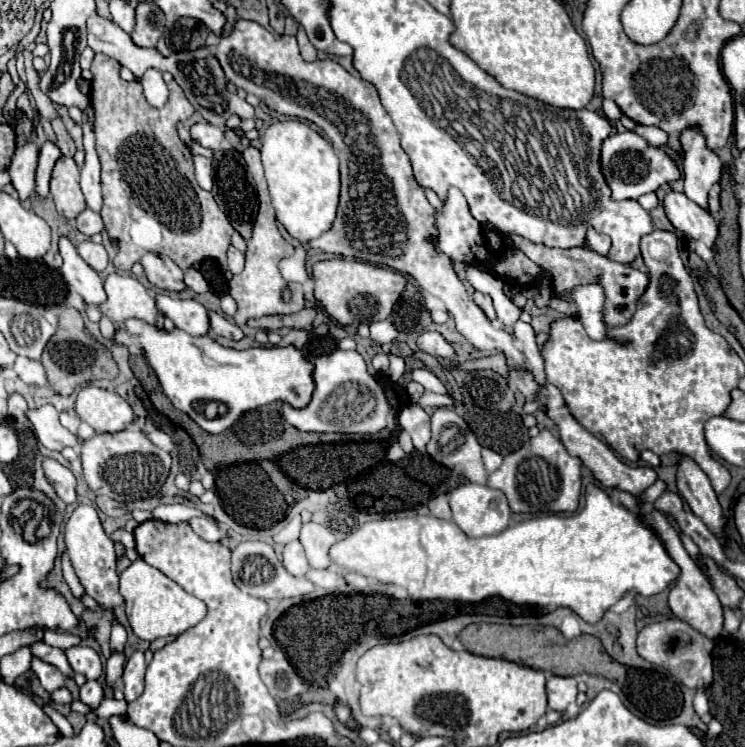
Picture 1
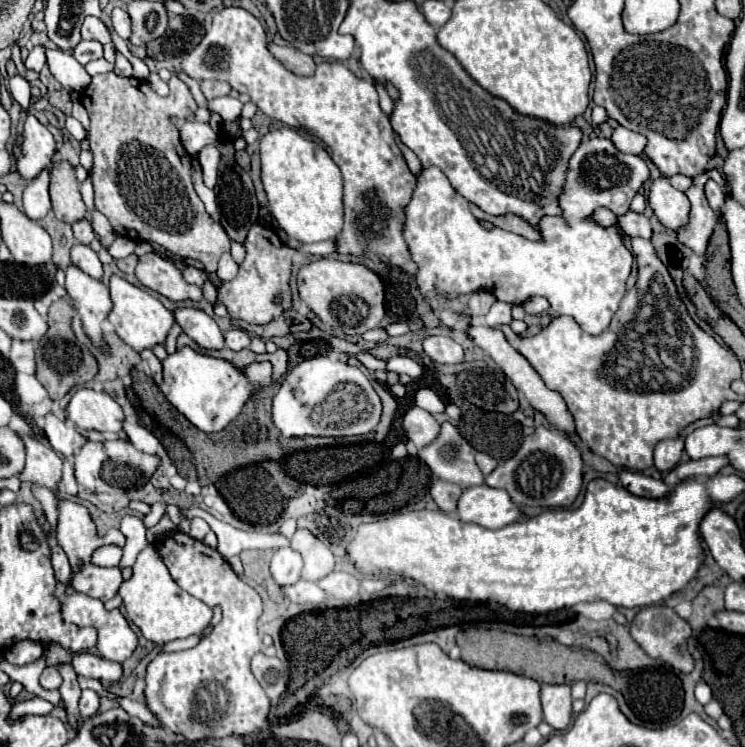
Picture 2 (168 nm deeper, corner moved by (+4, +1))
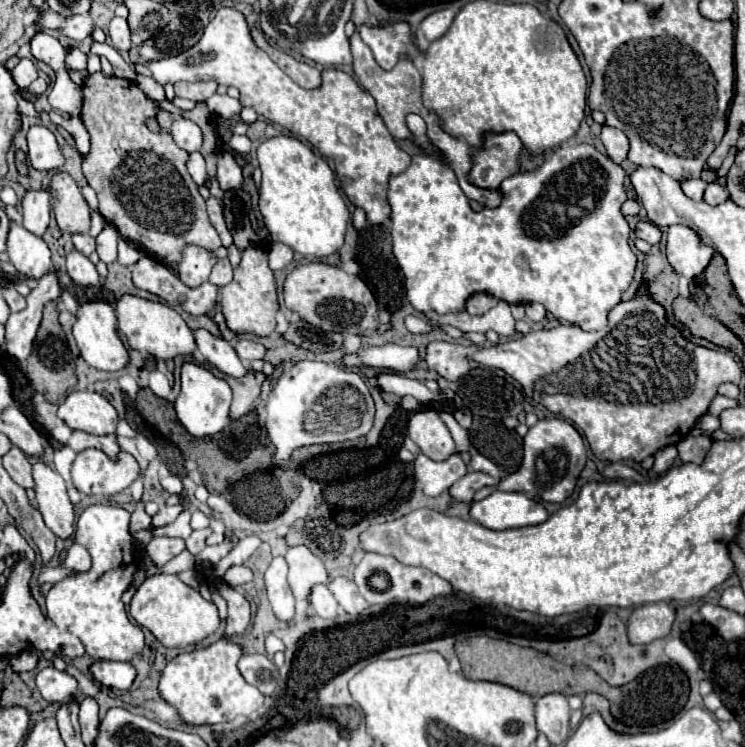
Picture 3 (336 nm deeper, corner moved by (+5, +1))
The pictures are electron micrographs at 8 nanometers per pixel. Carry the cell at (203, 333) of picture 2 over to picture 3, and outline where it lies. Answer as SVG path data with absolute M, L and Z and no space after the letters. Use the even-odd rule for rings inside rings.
M203 328L195 332L195 340L197 340L197 348L199 348L199 354L203 356L203 360L213 364L219 372L233 376L233 378L241 378L247 374L245 364L241 362L241 358L237 356L237 352L233 350L233 346L229 342L221 340L219 336L209 334Z

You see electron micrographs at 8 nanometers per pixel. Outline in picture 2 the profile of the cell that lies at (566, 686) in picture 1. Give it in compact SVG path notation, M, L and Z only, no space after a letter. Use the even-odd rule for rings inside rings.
M542 684L542 710L552 728L564 730L572 714L570 684Z

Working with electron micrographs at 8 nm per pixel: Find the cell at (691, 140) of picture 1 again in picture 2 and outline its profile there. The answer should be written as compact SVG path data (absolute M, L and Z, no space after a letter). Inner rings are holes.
M706 170L704 174L698 174L696 178L692 178L692 186L684 192L692 204L690 224L678 230L678 240L682 244L690 246L698 254L706 252L708 238L712 236L712 230L718 222L714 210L708 206L706 194L704 194L704 182L708 182L708 180L724 182L724 178L720 176L718 170Z

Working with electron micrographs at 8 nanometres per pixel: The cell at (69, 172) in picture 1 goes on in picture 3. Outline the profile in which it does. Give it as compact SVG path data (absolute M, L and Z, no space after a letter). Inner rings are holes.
M57 172L51 178L49 194L59 228L69 234L87 234L91 224L91 210L75 180L67 172Z

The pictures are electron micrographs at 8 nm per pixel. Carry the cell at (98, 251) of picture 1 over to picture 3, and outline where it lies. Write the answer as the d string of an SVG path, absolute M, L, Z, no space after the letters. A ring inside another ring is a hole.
M77 250L67 254L65 268L67 268L67 274L71 276L71 280L79 286L97 286L99 284L99 274L95 270L95 264L89 262L89 258Z

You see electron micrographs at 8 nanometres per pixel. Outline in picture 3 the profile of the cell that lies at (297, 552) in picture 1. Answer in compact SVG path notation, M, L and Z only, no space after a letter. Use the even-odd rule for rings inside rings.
M283 556L273 558L263 582L267 588L267 598L273 606L273 614L281 622L291 622L295 616L295 598L287 584L287 562Z

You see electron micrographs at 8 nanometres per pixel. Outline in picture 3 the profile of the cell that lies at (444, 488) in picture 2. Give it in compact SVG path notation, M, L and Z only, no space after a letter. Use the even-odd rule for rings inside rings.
M467 472L459 482L451 486L451 496L455 502L471 502L473 494L483 486L497 486L501 480L487 476L483 472Z

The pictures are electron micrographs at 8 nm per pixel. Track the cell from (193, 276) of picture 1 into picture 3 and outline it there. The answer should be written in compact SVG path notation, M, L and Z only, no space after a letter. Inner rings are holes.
M187 246L183 250L183 258L177 264L177 274L185 286L197 288L199 284L207 282L213 264L223 256L227 256L225 248L213 252L213 250L203 250L199 246Z

